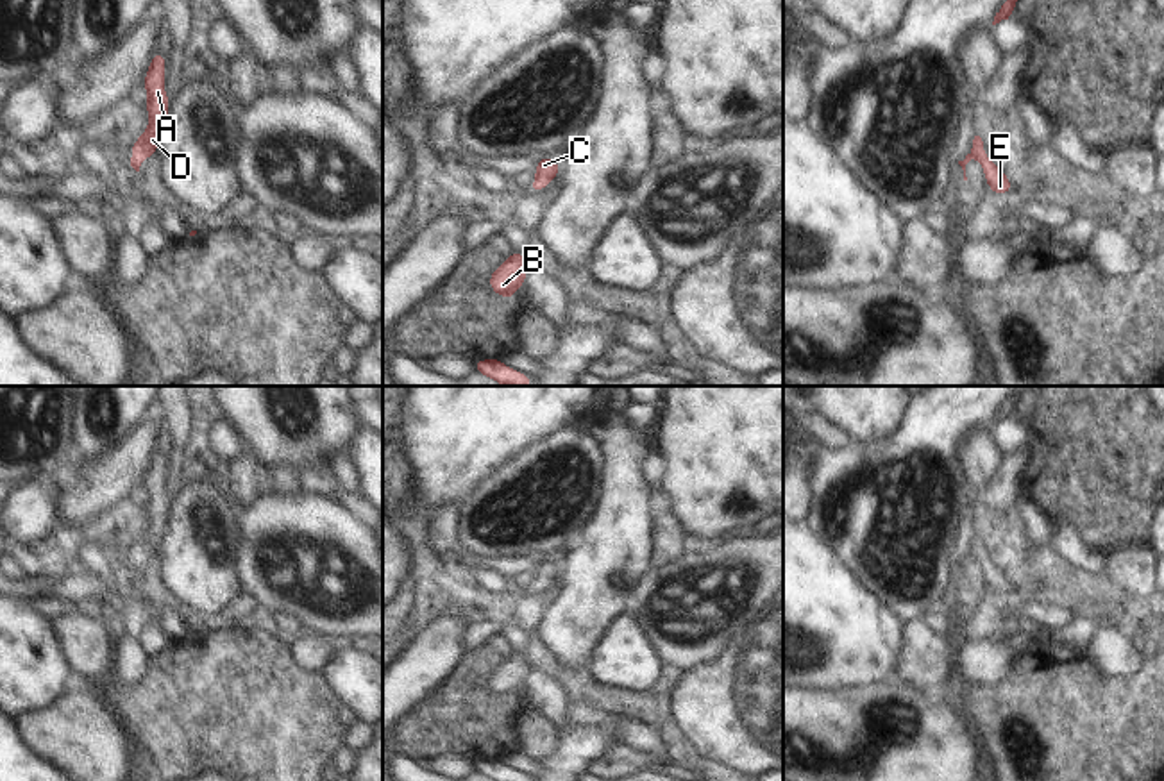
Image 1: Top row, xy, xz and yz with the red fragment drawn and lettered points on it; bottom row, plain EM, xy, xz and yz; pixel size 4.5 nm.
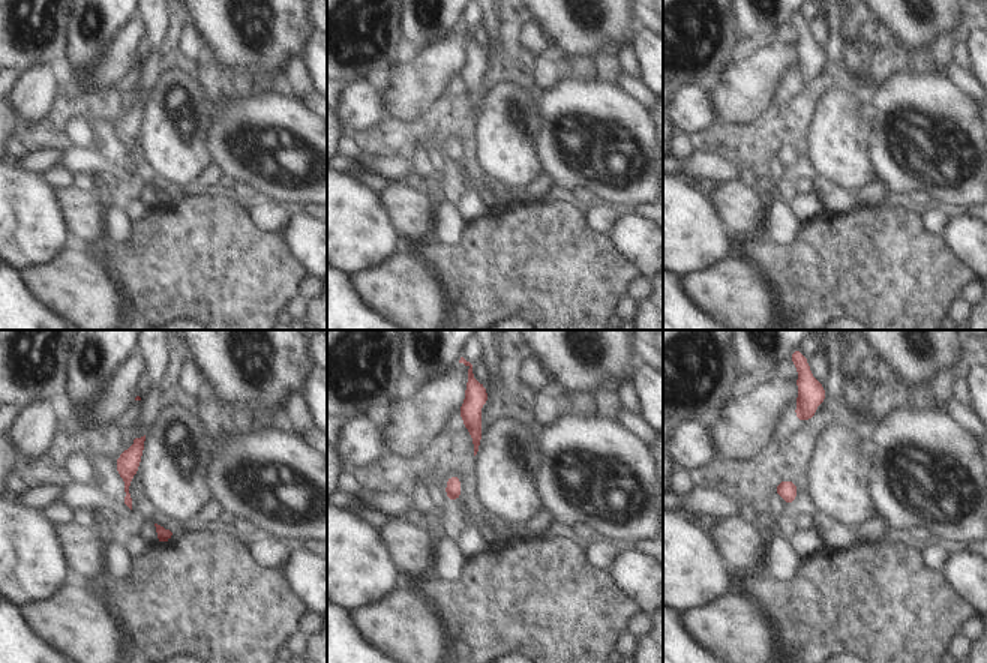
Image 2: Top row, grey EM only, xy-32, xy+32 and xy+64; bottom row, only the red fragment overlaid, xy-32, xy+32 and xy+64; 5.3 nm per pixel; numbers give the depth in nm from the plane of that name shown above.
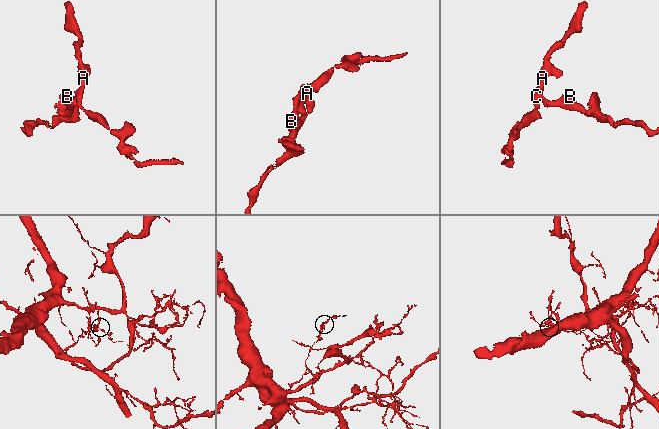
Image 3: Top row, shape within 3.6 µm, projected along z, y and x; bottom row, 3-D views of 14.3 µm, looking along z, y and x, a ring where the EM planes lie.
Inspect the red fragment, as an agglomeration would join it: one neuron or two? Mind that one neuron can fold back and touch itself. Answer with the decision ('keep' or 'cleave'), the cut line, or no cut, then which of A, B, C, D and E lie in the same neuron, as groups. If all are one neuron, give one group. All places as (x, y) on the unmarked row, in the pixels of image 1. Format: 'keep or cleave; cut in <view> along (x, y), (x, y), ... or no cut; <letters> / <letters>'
keep; no cut; A B C D E

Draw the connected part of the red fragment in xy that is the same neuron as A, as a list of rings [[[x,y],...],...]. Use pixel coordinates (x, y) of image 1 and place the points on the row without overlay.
[[[154,452],[148,472],[143,481],[143,488],[148,495],[145,509],[148,513],[148,525],[145,533],[131,545],[131,567],[139,572],[139,567],[157,552],[163,533],[166,529],[166,518],[170,515],[170,499],[164,490],[164,465],[166,456]]]

